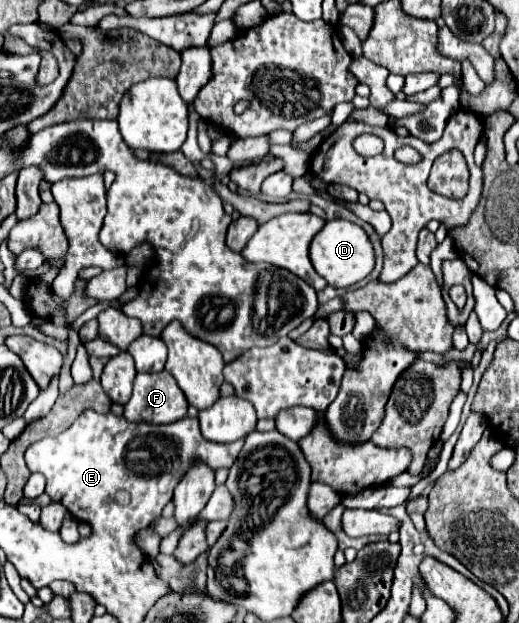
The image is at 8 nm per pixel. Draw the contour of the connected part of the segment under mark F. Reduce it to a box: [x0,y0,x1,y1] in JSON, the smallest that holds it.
[124,371,188,425]

